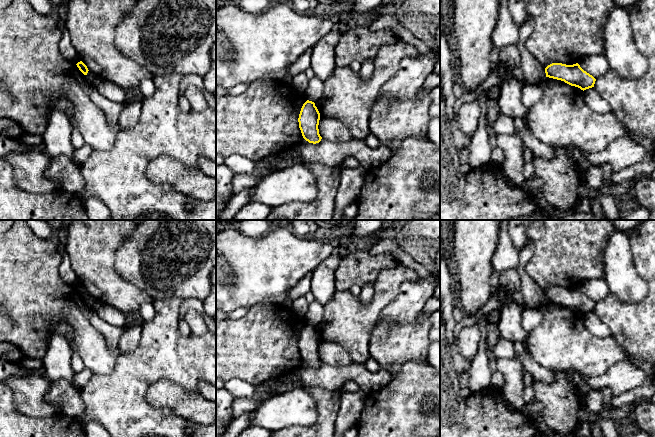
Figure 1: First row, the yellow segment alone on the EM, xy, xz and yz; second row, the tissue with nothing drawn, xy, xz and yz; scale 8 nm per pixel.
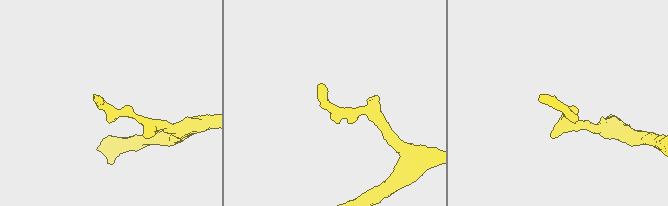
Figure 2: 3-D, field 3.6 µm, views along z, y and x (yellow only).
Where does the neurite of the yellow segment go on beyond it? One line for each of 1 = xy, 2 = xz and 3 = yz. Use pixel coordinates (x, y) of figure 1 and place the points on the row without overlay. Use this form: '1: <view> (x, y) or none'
1: none
2: none
3: none

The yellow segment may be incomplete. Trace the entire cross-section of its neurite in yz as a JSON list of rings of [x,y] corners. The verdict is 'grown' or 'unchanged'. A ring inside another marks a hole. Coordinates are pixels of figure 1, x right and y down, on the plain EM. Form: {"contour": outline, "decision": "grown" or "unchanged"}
{"contour": [[[552,287],[545,292],[546,301],[564,305],[565,307],[586,314],[594,311],[596,303],[584,295],[578,287],[566,289]]], "decision": "unchanged"}

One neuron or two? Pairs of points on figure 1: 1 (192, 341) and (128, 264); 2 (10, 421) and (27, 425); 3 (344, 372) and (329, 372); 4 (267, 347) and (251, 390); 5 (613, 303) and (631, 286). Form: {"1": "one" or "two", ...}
{"1": "two", "2": "one", "3": "one", "4": "two", "5": "two"}

